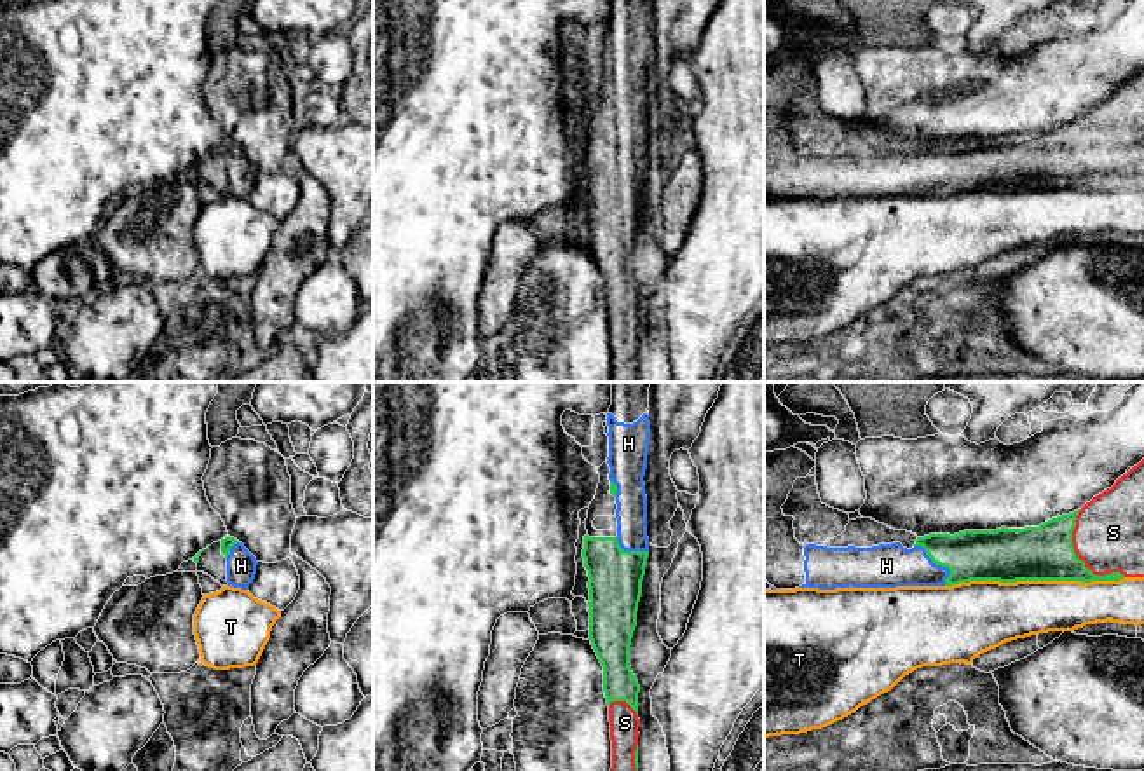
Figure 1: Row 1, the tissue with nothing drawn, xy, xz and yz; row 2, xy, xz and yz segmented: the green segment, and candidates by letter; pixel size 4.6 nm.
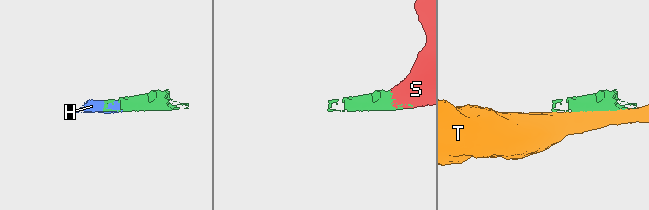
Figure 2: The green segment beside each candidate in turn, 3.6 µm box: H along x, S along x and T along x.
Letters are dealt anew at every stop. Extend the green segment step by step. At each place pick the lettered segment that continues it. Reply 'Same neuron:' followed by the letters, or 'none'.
Same neuron: H, S

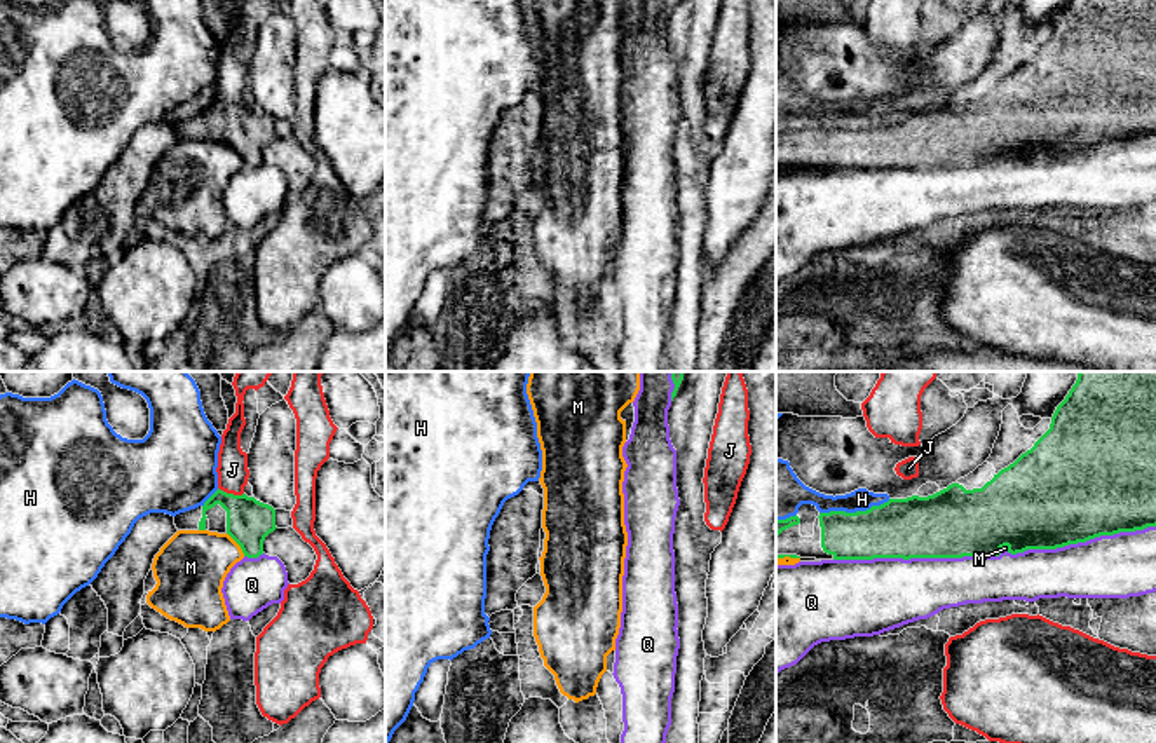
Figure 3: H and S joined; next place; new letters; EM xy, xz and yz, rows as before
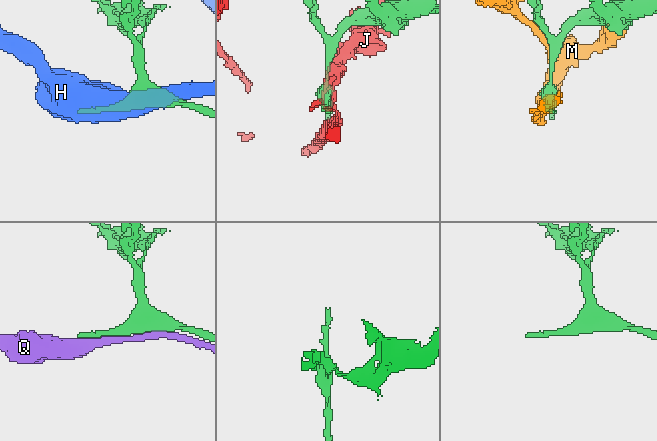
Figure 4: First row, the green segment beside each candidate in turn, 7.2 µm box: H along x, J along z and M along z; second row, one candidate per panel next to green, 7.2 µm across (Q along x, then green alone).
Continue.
Same neuron: none

